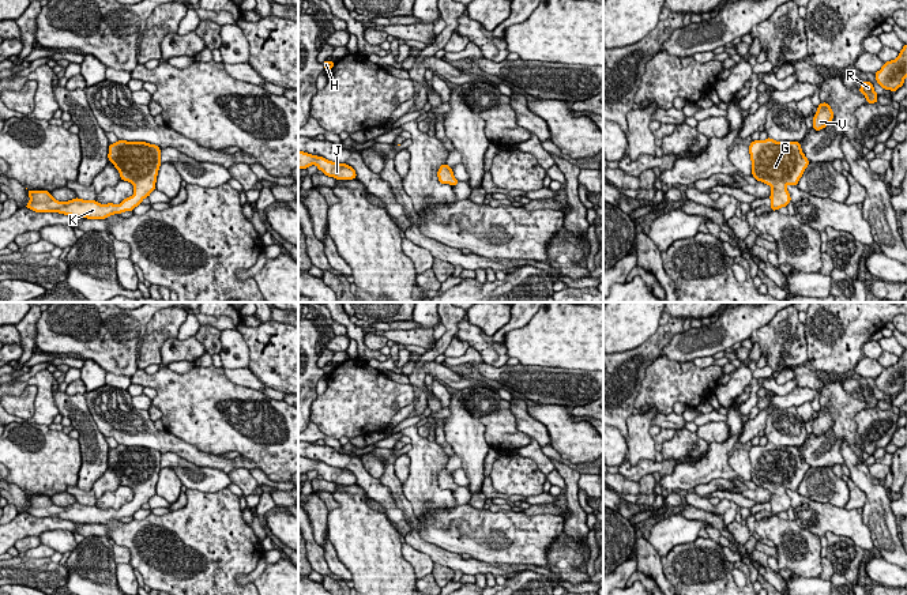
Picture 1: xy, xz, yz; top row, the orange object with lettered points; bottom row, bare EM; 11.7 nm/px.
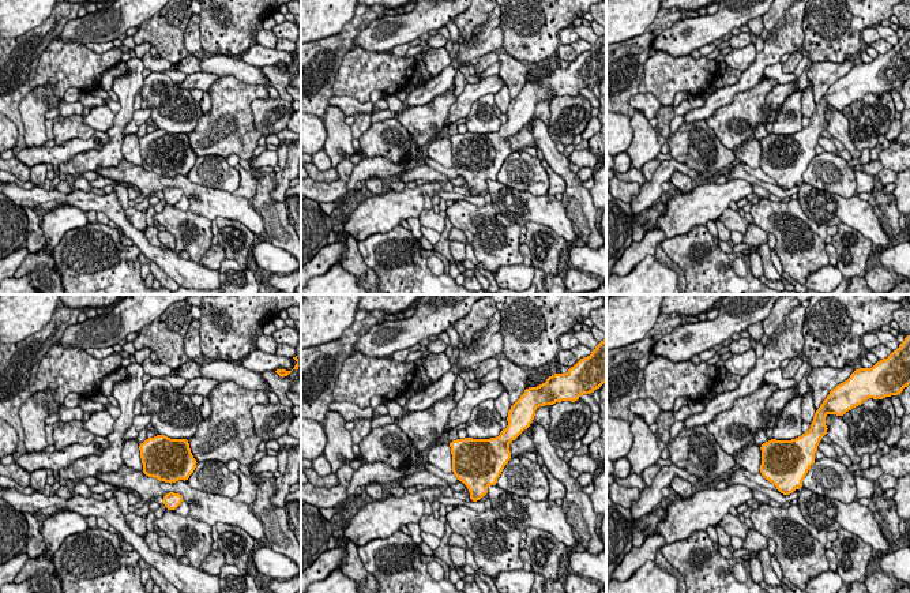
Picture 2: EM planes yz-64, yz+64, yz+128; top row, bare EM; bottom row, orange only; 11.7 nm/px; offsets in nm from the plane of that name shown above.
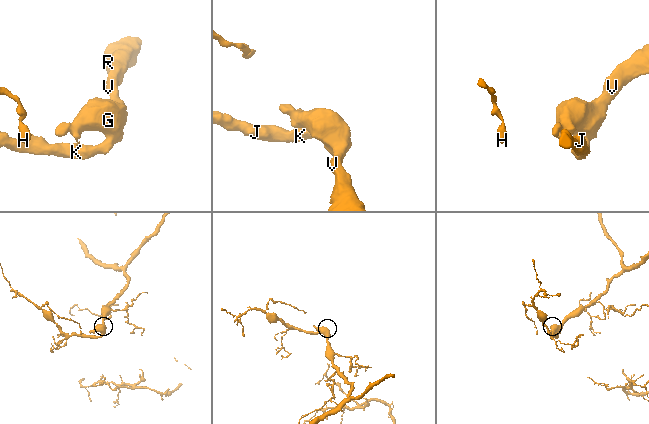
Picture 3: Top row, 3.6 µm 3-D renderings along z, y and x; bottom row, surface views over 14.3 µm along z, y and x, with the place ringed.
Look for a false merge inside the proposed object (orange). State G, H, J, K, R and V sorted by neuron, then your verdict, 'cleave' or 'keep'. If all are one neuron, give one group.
G H J K R V; keep

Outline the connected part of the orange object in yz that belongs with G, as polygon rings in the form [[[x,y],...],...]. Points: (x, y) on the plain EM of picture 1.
[[[771,443],[749,449],[752,481],[771,492],[771,516],[787,512],[791,501],[786,490],[797,492],[810,468],[801,453],[801,447],[776,447]]]

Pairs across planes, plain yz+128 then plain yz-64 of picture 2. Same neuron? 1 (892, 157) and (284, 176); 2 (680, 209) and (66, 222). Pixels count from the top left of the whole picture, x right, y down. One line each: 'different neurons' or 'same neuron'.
1: different neurons
2: same neuron

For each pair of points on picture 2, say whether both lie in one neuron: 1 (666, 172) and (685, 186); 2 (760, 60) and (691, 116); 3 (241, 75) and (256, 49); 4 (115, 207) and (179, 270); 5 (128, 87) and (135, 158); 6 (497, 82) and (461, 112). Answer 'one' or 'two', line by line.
1: two
2: one
3: two
4: one
5: two
6: one

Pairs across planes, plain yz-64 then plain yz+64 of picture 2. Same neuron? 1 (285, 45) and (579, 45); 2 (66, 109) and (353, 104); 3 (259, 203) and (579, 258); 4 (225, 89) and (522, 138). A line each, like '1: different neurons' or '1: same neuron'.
1: same neuron
2: same neuron
3: different neurons
4: same neuron

